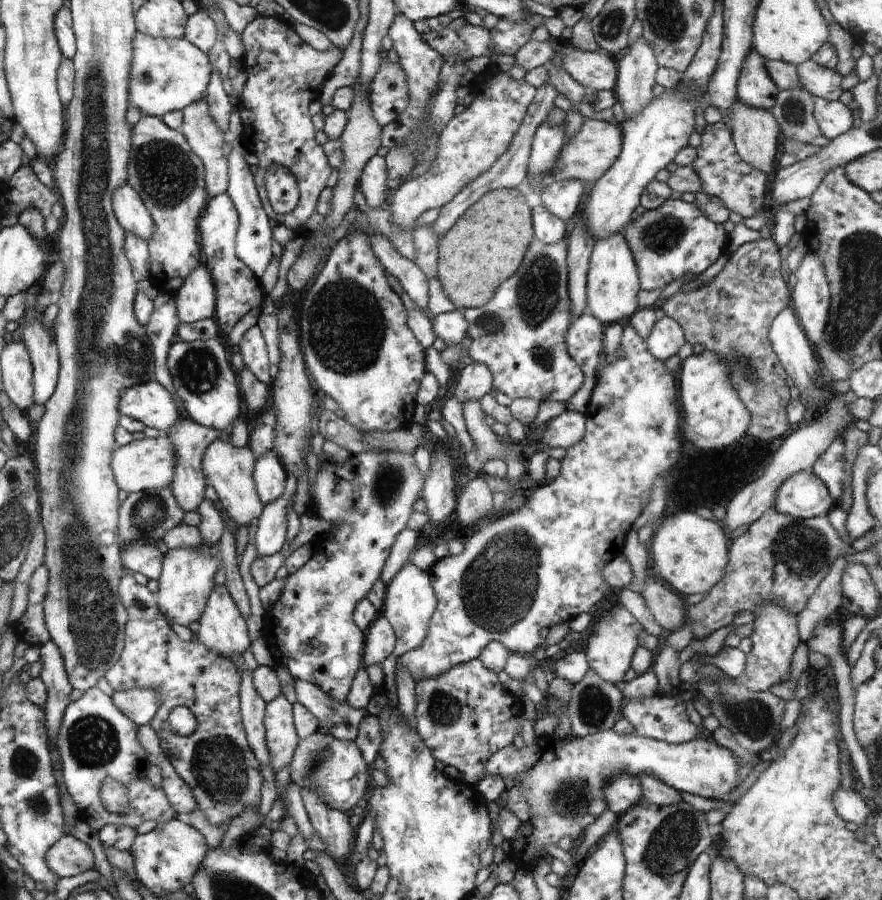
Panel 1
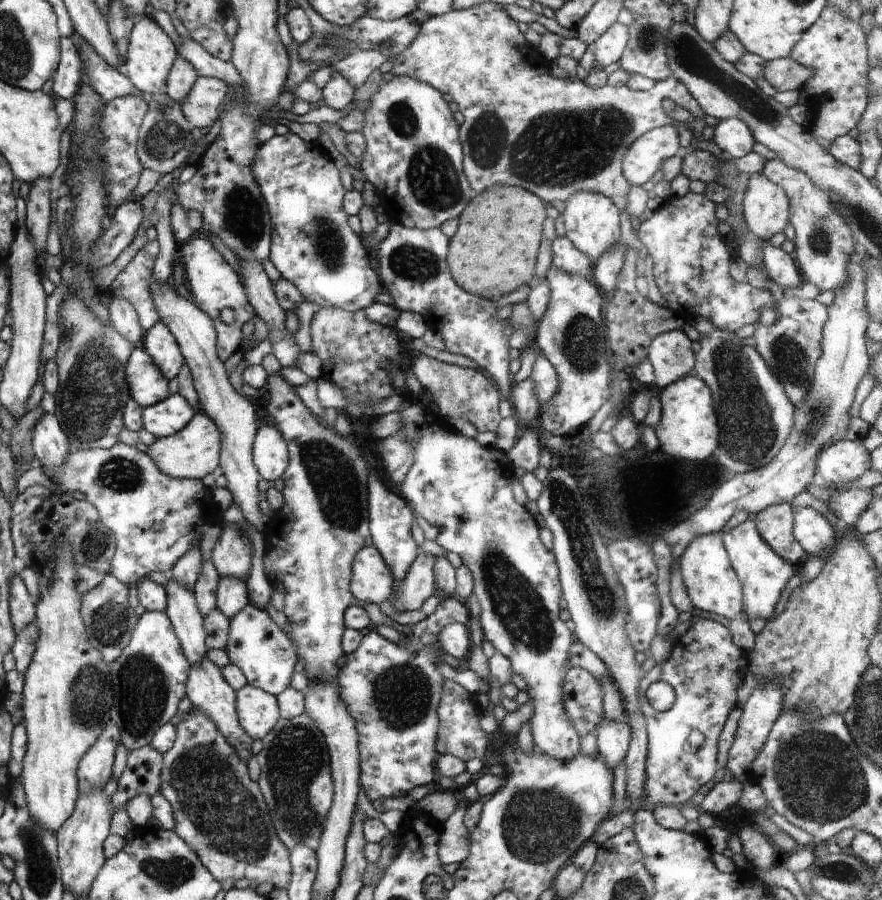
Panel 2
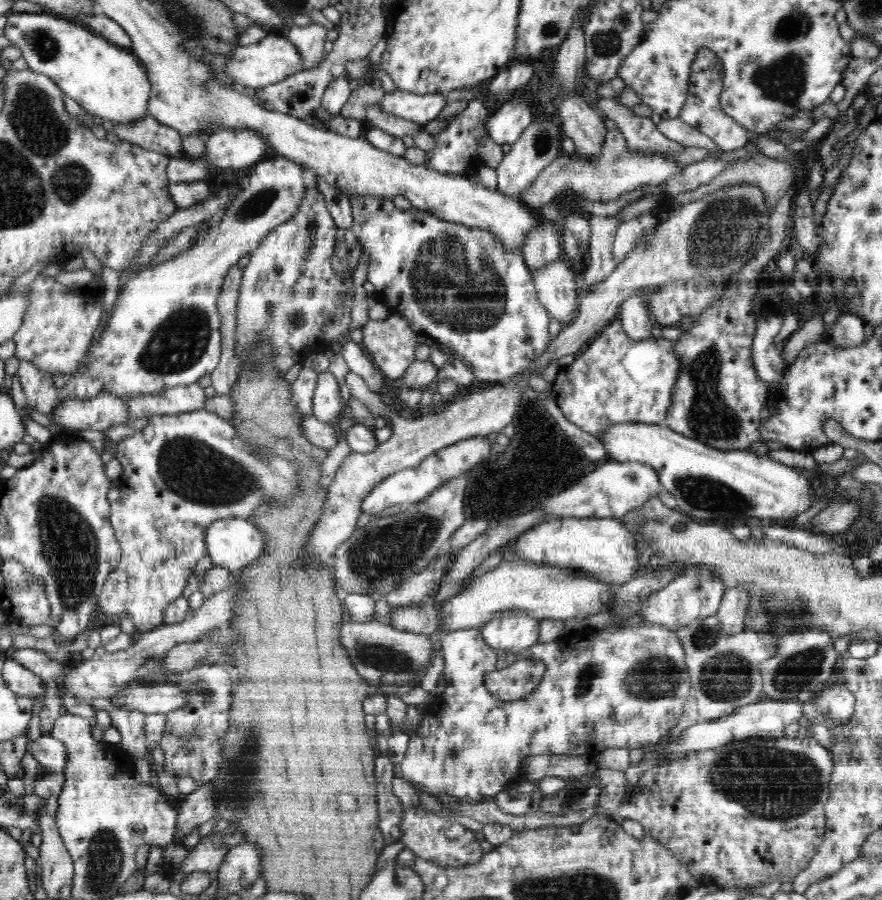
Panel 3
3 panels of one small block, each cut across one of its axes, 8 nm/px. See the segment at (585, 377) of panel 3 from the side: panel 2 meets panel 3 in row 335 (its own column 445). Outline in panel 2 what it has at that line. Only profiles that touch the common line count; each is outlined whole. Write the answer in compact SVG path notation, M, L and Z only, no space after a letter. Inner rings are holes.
M448 596L430 616L401 633L402 637L407 638L407 645L400 646L372 631L362 637L360 646L352 654L344 655L344 666L337 674L336 682L340 688L340 698L356 722L360 754L359 789L364 790L371 803L378 798L401 798L412 788L428 786L434 780L435 764L440 755L436 750L436 735L440 724L437 708L444 682L437 669L438 663L444 662L439 654L442 646L438 642L438 634L449 624L468 625L472 622L467 604L455 596Z

